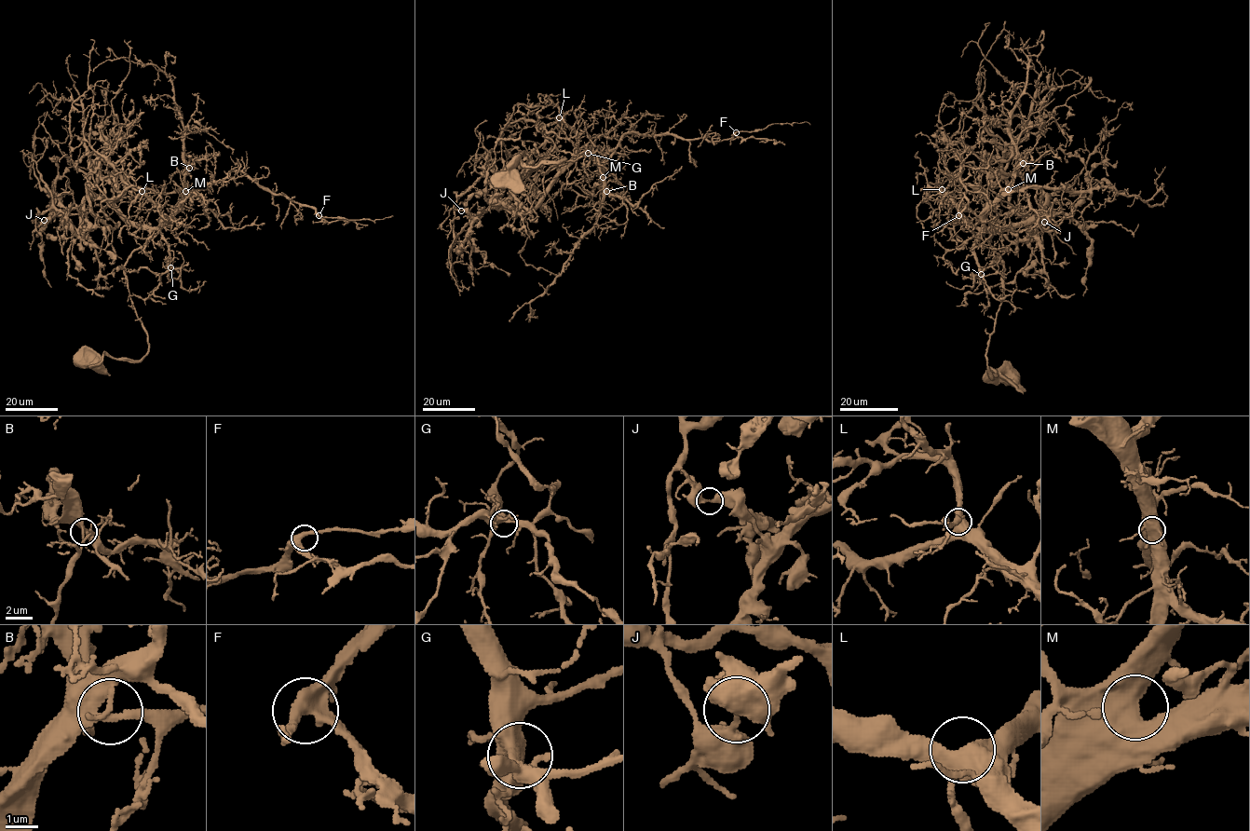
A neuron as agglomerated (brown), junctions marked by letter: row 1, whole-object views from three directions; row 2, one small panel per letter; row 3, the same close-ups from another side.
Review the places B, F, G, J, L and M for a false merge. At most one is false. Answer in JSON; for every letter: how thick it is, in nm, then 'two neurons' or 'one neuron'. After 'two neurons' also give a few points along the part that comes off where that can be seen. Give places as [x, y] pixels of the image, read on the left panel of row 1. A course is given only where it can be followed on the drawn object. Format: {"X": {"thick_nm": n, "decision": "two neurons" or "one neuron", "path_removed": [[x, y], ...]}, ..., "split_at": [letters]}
{"B": {"thick_nm": 280, "decision": "one neuron"}, "F": {"thick_nm": 360, "decision": "one neuron"}, "G": {"thick_nm": 420, "decision": "one neuron"}, "J": {"thick_nm": 260, "decision": "two neurons", "path_removed": [[44, 220], [50, 209], [89, 211], [90, 175], [120, 141], [111, 101], [129, 60], [92, 72]]}, "L": {"thick_nm": 480, "decision": "one neuron"}, "M": {"thick_nm": 700, "decision": "one neuron"}, "split_at": ["J"]}

